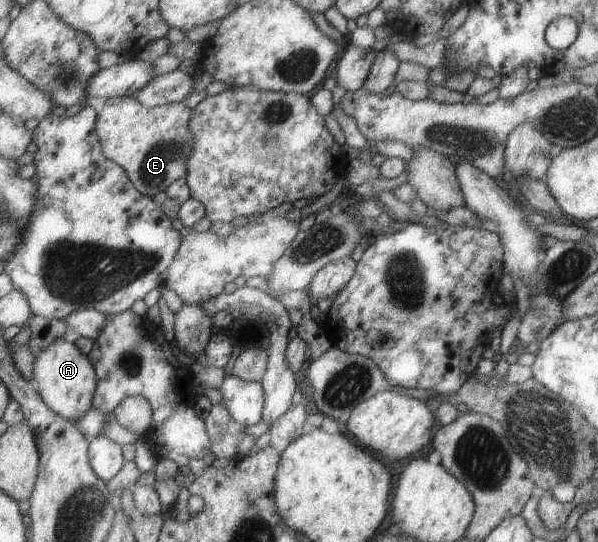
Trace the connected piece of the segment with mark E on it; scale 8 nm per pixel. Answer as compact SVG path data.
M133 95L127 97L107 98L101 113L96 118L96 133L98 134L103 154L122 169L133 186L141 194L154 197L167 187L186 177L189 157L193 154L193 135L190 131L192 109L183 102L148 108L143 106Z

